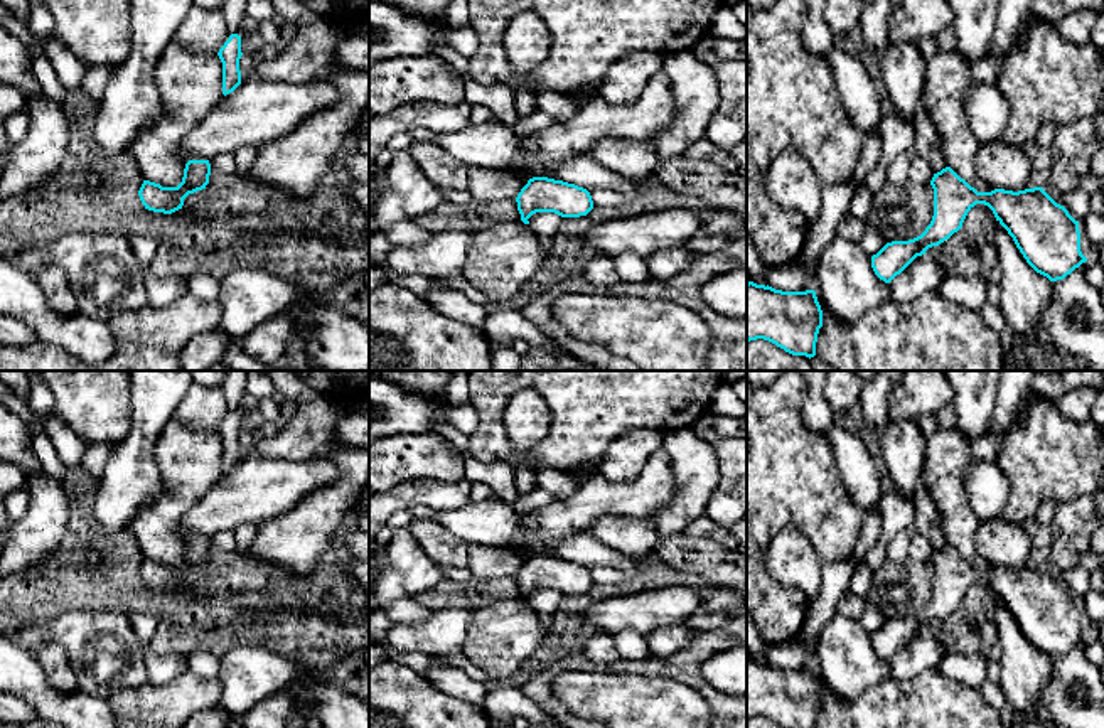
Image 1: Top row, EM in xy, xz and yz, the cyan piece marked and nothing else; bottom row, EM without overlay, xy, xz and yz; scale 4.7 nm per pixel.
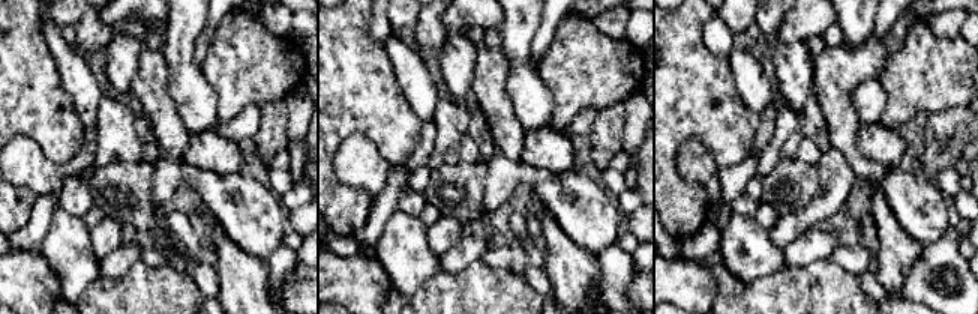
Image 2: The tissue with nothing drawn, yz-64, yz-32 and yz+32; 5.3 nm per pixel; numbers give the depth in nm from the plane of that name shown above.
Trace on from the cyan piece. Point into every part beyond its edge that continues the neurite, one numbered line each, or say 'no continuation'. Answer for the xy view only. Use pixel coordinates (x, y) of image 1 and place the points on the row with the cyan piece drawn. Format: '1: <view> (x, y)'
no continuation

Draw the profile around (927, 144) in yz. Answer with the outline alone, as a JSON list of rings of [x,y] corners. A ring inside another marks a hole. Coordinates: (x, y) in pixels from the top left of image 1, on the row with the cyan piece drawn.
[[[924,104],[917,106],[912,121],[917,135],[914,152],[925,158],[932,170],[939,172],[946,169],[947,165],[942,157],[942,142]]]

